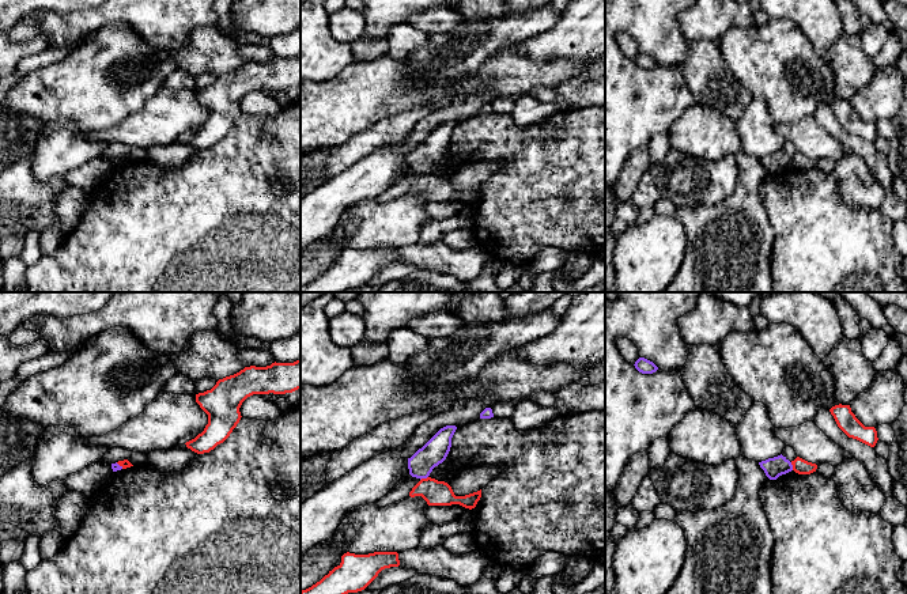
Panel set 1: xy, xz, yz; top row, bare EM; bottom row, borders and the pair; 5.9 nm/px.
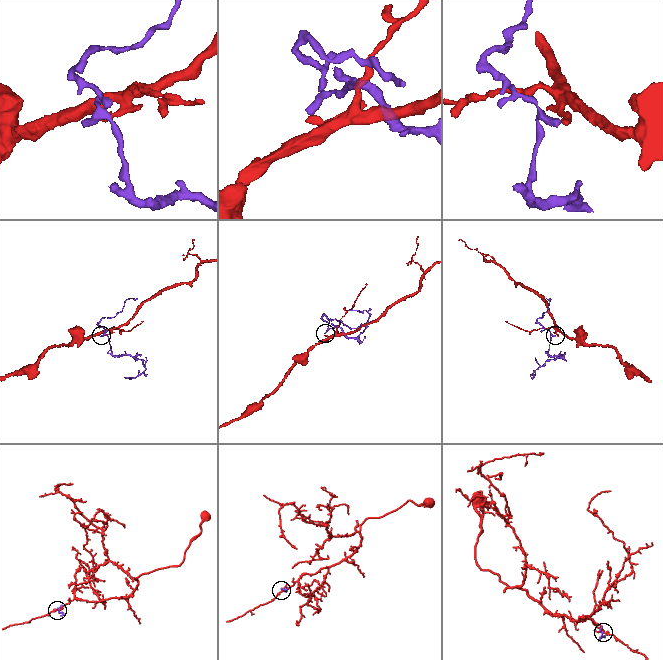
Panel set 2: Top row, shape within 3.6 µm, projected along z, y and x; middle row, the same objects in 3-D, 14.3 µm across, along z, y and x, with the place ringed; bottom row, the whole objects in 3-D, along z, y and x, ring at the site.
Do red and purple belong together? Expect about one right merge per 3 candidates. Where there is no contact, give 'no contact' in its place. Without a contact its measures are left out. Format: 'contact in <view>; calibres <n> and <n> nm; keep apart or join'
contact in xz; calibres 150 and 150 nm; keep apart

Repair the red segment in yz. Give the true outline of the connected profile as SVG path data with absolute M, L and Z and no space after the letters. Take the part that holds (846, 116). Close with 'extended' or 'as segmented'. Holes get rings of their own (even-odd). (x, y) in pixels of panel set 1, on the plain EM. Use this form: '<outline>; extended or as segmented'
M835 101L829 105L838 122L853 135L874 143L878 133L874 122L865 122L851 107L850 101Z; as segmented

